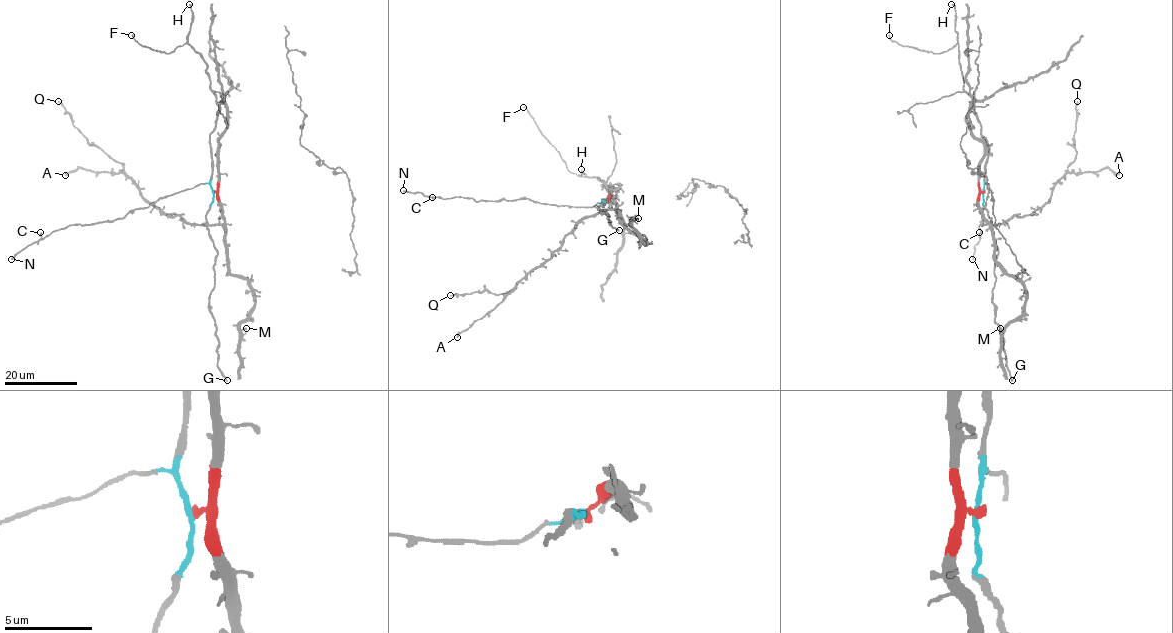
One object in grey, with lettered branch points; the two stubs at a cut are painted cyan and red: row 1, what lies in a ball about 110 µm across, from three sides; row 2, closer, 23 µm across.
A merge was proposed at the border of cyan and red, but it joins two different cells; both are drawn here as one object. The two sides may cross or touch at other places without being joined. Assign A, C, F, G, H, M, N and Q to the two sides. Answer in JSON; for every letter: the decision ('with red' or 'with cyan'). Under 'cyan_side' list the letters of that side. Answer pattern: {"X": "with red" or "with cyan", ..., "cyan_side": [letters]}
{"A": "with red", "C": "with cyan", "F": "with cyan", "G": "with cyan", "H": "with cyan", "M": "with red", "N": "with cyan", "Q": "with red", "cyan_side": ["C", "F", "G", "H", "N"]}

